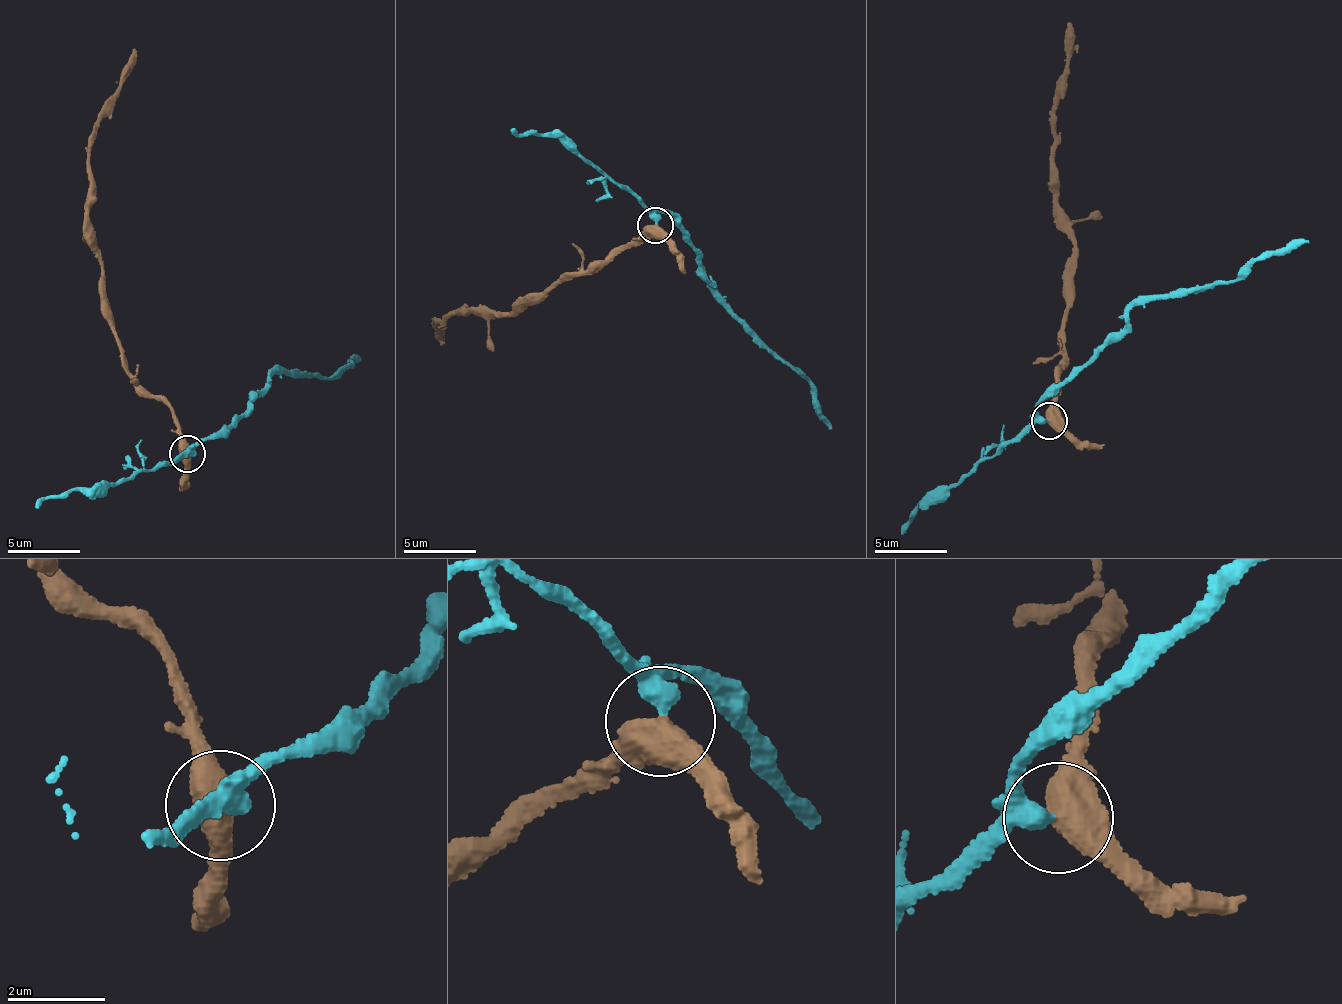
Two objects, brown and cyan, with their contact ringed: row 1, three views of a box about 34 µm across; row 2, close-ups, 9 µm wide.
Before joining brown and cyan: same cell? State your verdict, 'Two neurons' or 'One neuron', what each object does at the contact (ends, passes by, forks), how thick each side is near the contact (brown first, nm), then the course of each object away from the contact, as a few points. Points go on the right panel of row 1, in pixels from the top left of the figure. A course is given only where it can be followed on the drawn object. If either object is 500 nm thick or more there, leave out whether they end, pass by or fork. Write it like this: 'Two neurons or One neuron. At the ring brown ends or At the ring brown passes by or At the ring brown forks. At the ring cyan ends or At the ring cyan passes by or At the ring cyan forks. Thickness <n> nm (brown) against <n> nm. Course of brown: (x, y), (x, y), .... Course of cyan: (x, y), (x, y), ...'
Two neurons. Thickness 550 nm (brown) against 260 nm. Course of brown: (1049, 420), (1056, 376), (1066, 349), (1071, 282), (1072, 230), (1055, 204), (1055, 118), (1069, 23). Course of cyan: (1046, 420), (1038, 406), (1122, 330), (1137, 306), (1242, 276), (1260, 259), (1285, 255), (1309, 239)

